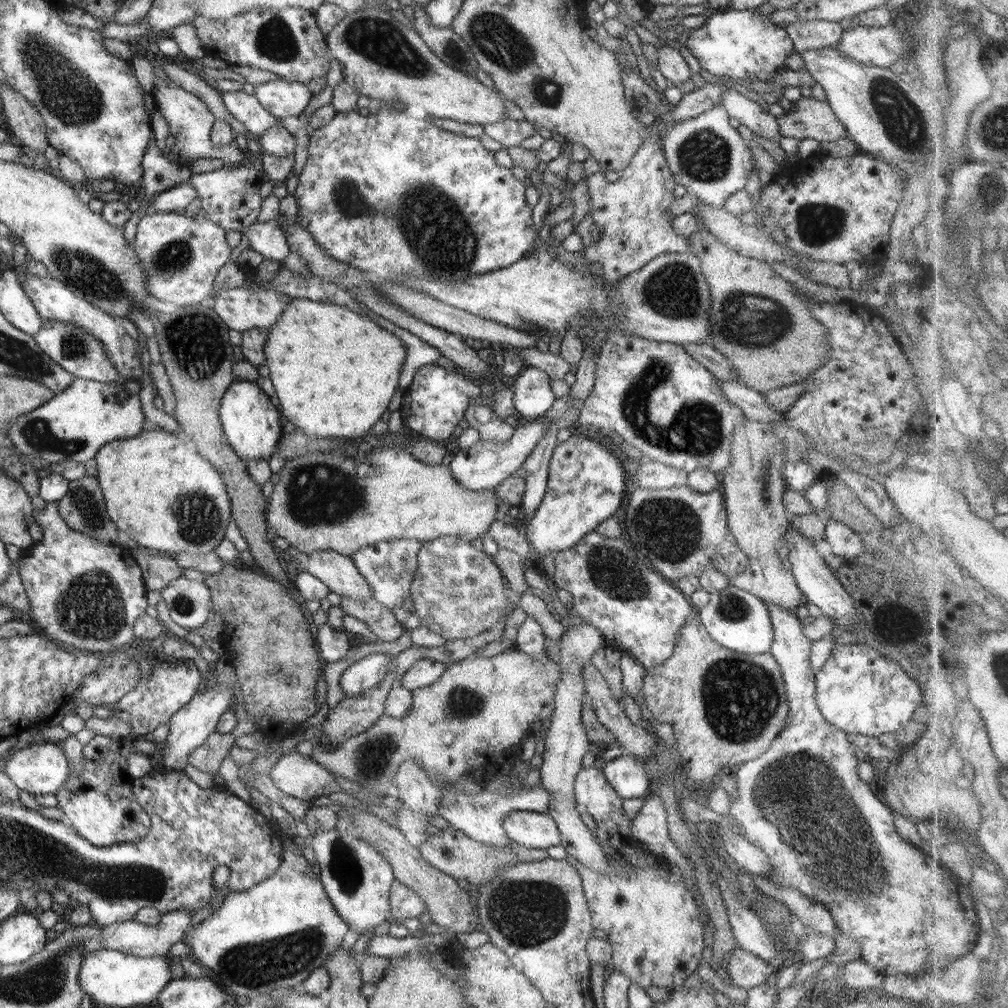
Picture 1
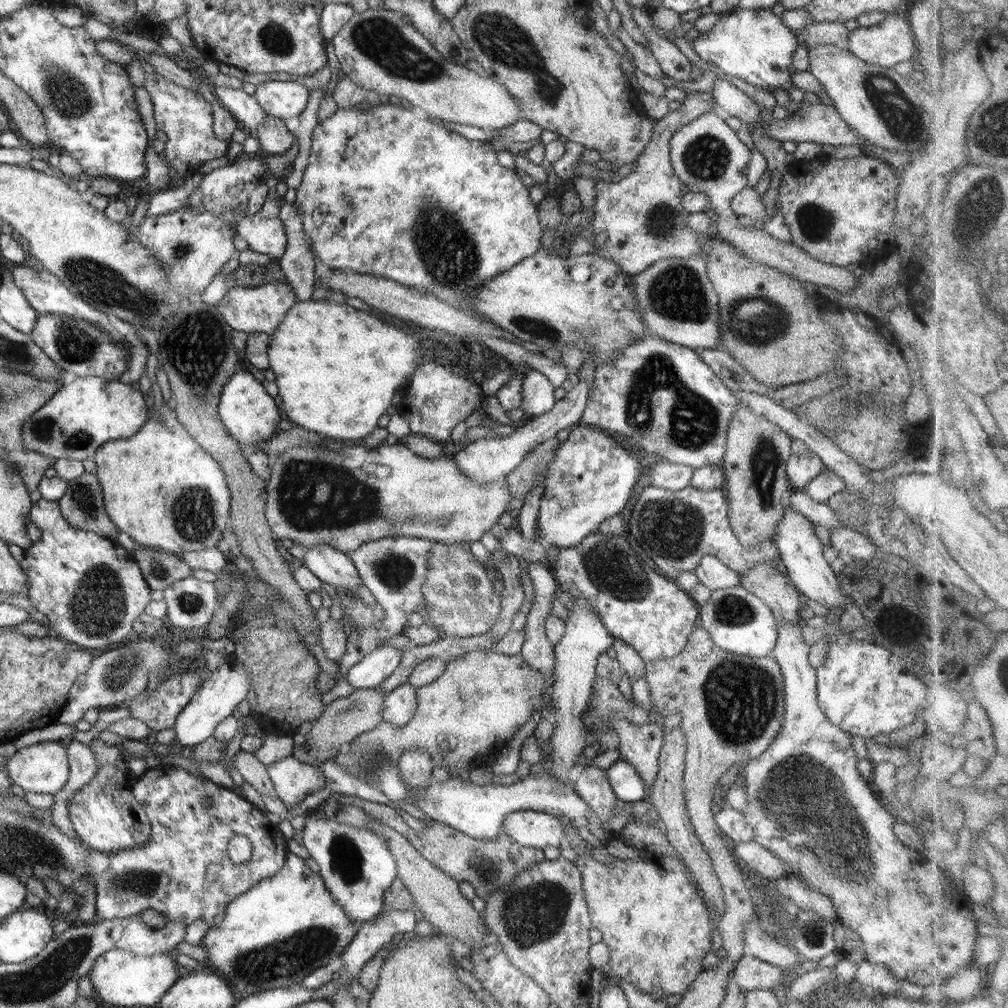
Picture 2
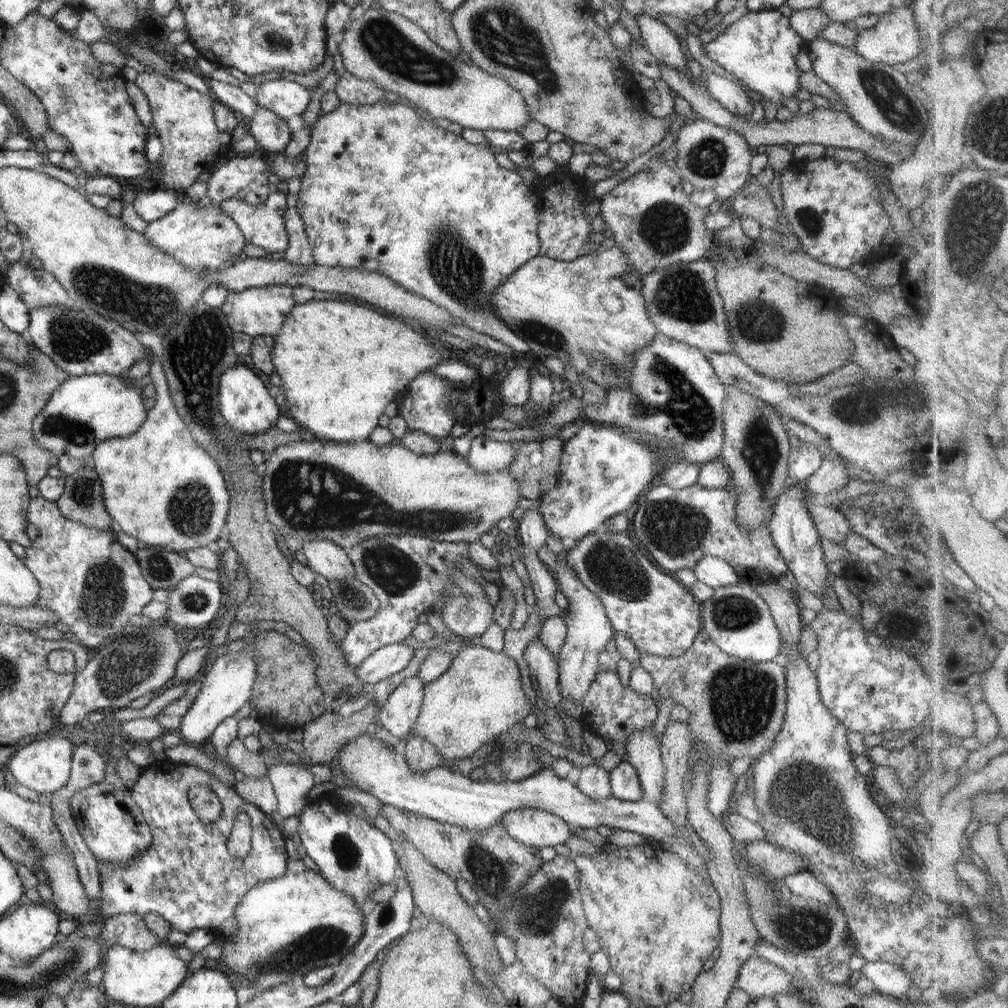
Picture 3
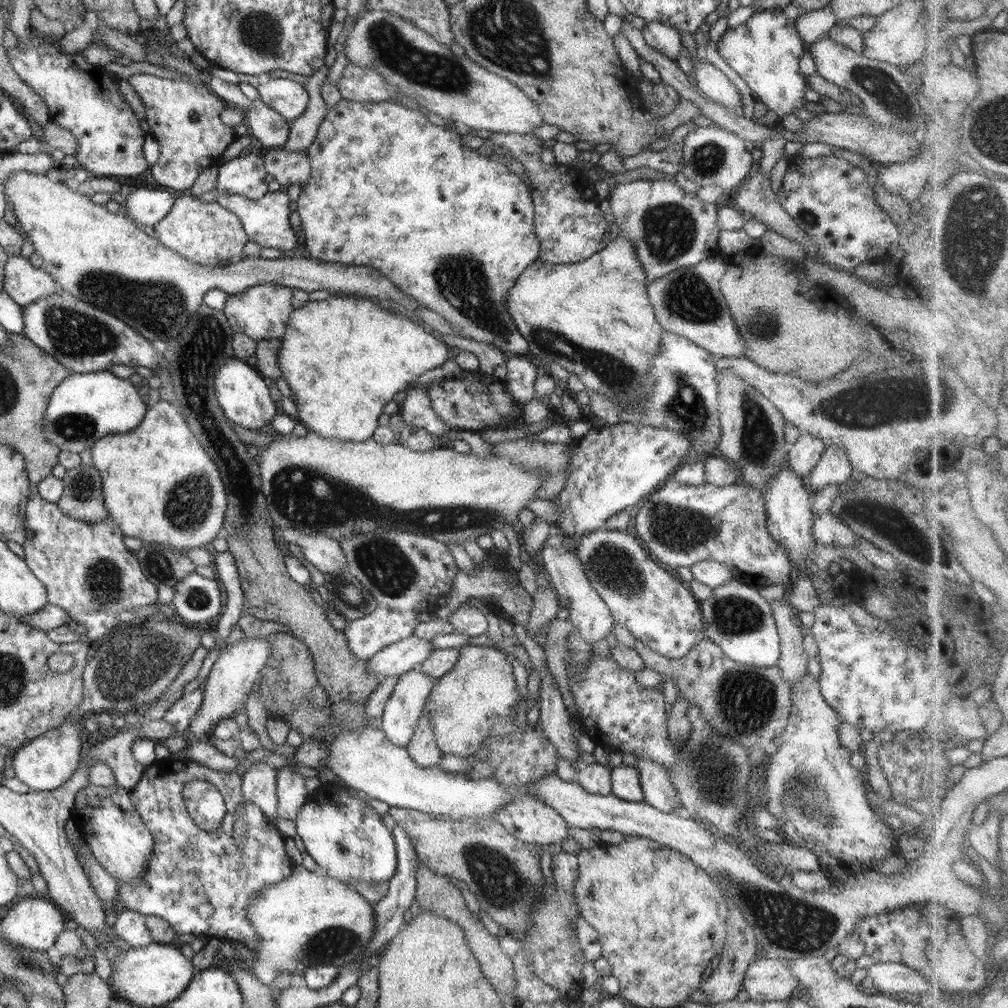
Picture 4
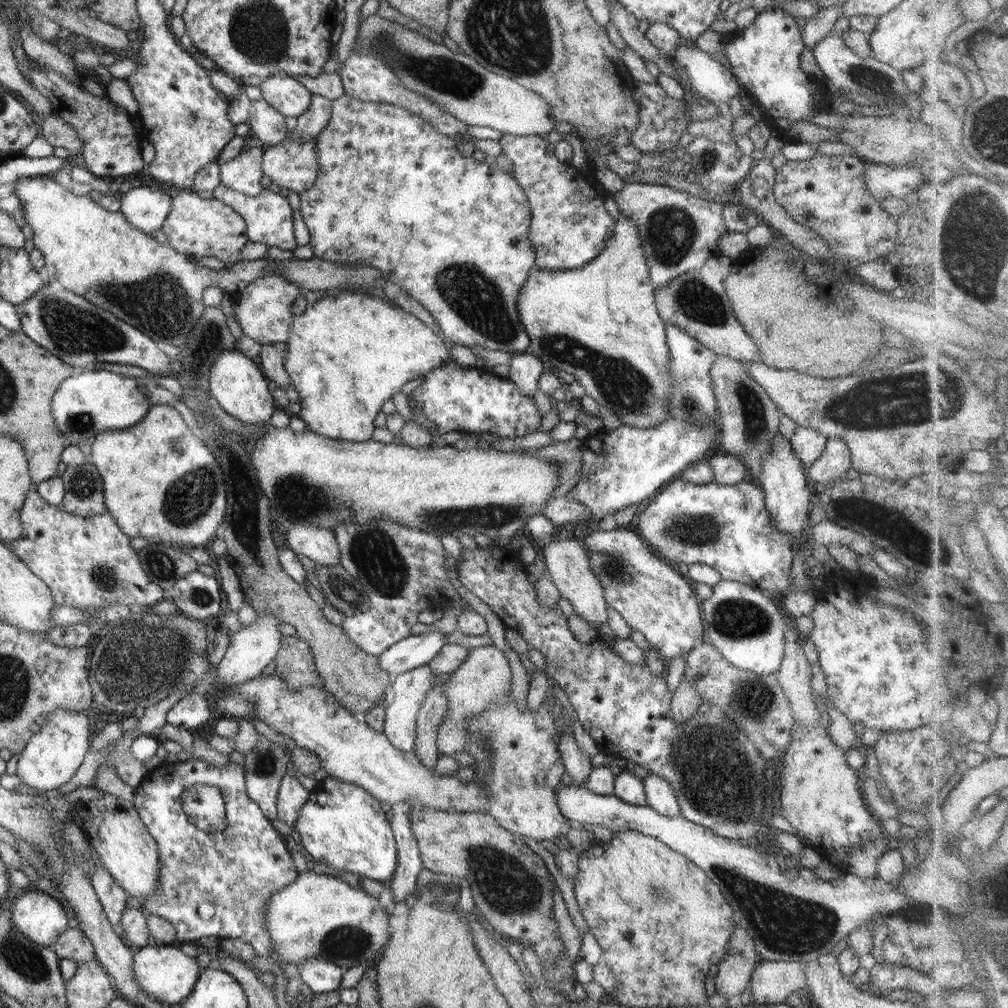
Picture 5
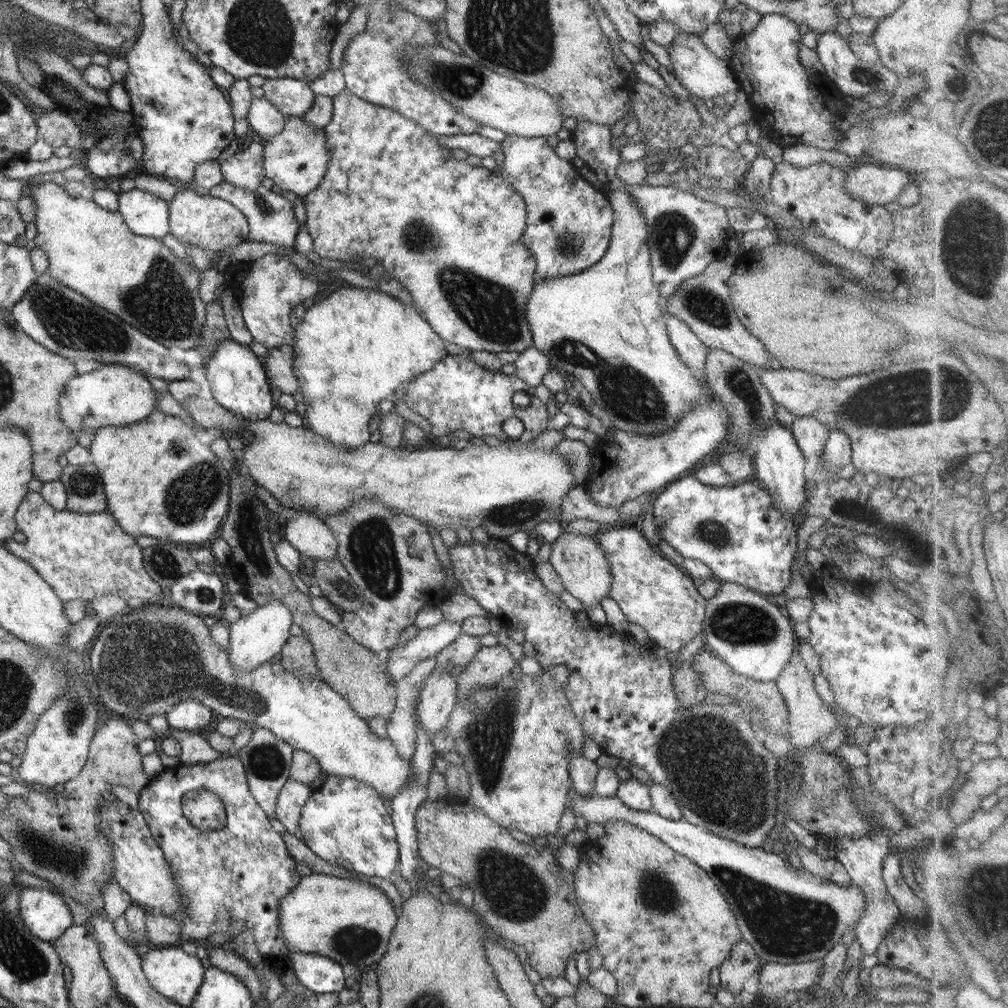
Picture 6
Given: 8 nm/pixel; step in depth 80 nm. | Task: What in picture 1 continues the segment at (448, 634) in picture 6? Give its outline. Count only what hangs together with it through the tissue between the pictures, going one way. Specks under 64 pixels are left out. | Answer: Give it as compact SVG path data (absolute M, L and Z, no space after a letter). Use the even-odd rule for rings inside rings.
M370 654L350 665L339 682L345 696L358 697L374 688L386 676L391 659L390 654Z

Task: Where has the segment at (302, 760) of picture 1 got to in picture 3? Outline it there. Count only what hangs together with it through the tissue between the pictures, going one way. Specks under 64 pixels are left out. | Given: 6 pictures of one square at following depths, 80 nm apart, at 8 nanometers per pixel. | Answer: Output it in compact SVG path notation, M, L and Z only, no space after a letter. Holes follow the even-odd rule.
M280 761L267 769L267 776L279 802L275 812L279 820L298 817L309 803L309 792L318 783L307 764Z

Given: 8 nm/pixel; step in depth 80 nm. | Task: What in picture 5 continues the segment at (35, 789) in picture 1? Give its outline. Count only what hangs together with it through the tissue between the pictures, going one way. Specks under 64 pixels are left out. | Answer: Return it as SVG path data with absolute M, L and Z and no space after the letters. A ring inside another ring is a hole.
M67 708L53 712L47 724L28 741L26 748L19 754L16 775L20 781L41 792L60 789L63 785L67 785L78 772L89 751L88 722L90 720L85 712L78 713L77 710Z

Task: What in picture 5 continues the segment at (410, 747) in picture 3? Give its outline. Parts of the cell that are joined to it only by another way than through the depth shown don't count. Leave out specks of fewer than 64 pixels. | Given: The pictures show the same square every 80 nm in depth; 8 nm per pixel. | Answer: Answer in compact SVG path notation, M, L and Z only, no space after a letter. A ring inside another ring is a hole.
M441 682L428 691L427 699L418 711L413 752L420 759L420 762L430 769L436 766L436 760L441 754L436 739L437 730L440 728L441 720L448 708L448 699L443 693L444 683Z

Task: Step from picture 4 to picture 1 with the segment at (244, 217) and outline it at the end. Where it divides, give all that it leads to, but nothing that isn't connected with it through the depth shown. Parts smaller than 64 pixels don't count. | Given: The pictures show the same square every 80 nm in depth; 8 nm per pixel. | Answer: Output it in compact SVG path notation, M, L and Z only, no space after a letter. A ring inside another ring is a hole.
M276 218L264 223L257 220L242 230L242 234L246 232L250 241L249 248L260 252L264 259L282 262L289 255L290 246Z

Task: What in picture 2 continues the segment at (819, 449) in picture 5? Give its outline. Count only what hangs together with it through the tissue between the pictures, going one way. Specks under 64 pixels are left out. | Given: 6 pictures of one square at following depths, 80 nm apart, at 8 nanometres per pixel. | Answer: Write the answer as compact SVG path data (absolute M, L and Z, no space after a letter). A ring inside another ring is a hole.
M812 452L811 455L795 455L786 461L785 471L792 489L804 490L815 476L824 469L821 458Z

